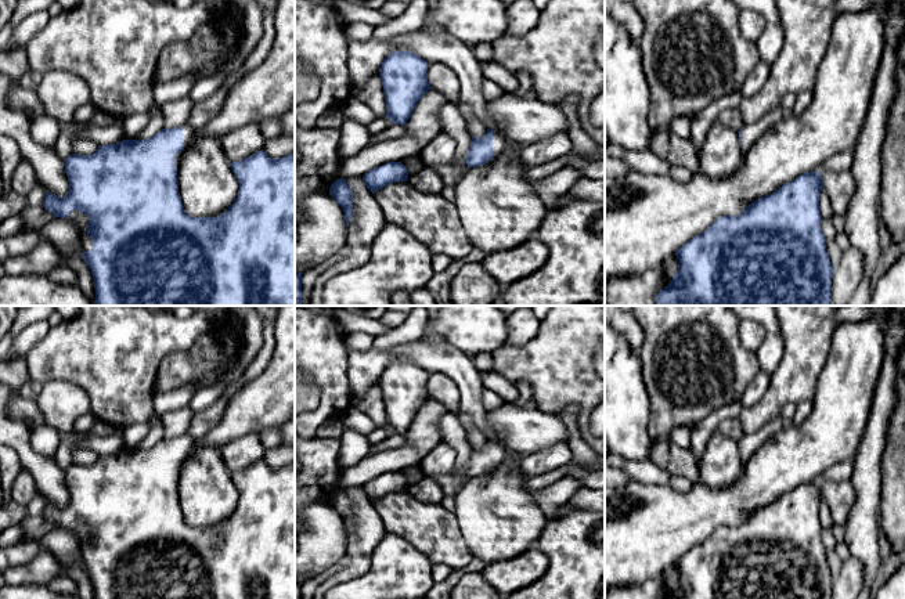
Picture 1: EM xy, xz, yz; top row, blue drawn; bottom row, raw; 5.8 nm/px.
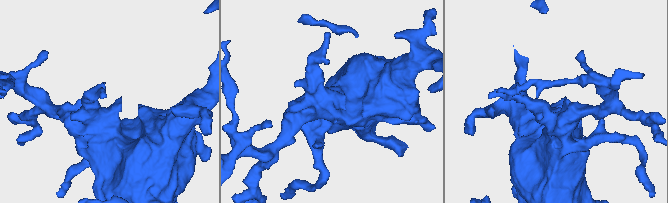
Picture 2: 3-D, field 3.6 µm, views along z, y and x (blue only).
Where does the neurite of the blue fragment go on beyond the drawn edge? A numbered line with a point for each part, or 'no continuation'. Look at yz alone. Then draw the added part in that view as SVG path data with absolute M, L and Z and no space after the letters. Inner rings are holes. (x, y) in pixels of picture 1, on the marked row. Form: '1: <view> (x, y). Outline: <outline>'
1: yz (750, 133). Outline: M778 107L769 112L767 112L761 119L751 125L746 125L742 129L742 155L746 156L747 148L753 145L753 142L761 136L761 133L767 129L769 129L772 125L778 123L785 113L782 112L782 108Z

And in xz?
1: xz (498, 143). Outline: M493 133L493 158L497 158L506 147L505 140L497 134Z

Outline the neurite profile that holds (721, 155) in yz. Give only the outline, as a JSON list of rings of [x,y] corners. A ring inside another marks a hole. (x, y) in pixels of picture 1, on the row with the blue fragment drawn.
[[[714,120],[699,155],[699,173],[709,178],[728,178],[740,167],[742,160],[739,133]]]

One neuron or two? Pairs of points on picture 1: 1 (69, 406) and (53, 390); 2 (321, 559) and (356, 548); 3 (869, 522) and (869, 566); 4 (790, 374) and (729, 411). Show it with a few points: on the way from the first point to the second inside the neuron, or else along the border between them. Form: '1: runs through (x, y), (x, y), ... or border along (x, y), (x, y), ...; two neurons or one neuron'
1: runs through (65, 403), (57, 394); one neuron
2: border along (348, 537), (348, 551), (345, 554); two neurons
3: runs through (869, 533), (869, 555); one neuron
4: border along (743, 408), (736, 418); two neurons

